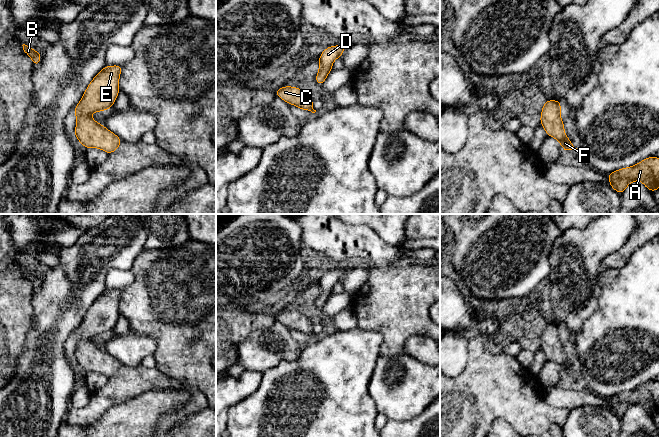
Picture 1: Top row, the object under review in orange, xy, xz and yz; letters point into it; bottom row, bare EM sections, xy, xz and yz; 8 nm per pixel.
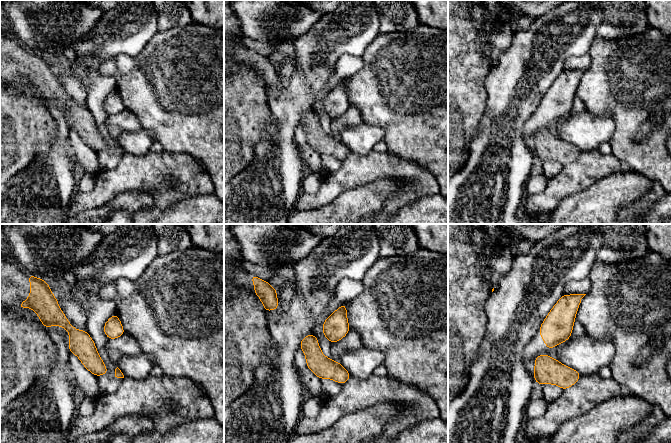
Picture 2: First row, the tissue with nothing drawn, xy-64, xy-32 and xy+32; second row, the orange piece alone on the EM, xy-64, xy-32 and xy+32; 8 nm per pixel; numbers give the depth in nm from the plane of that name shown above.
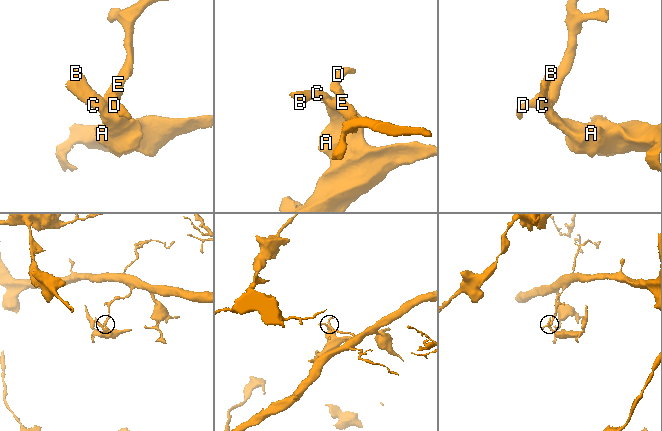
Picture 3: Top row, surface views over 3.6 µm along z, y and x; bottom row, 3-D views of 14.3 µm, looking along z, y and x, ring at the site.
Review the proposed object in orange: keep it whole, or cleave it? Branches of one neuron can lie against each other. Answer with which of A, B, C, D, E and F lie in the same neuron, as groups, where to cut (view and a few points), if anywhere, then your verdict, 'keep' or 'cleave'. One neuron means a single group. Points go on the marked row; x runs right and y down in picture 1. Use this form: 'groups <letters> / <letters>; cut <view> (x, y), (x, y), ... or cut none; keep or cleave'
groups A B C F / D E; cut xy (89, 115), (80, 115), (77, 118); cleave

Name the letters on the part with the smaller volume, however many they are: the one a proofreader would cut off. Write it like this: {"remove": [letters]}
{"remove": ["A", "B", "C", "F"]}

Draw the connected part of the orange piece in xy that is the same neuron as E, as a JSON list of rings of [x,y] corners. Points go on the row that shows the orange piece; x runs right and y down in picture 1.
[[[123,65],[105,66],[91,80],[73,114],[91,115],[94,112],[109,110],[116,101],[119,90],[119,78]]]

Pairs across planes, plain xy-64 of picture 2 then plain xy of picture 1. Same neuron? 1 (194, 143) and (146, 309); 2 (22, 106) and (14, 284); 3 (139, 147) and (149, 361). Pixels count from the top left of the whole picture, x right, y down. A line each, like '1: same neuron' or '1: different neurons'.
1: same neuron
2: same neuron
3: different neurons

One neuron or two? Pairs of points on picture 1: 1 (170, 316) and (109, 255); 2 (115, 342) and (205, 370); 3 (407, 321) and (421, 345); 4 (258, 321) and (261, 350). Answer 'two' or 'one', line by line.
1: two
2: two
3: two
4: two

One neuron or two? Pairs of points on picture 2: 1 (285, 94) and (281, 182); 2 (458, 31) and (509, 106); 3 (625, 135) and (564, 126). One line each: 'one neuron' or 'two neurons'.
1: one neuron
2: two neurons
3: two neurons

